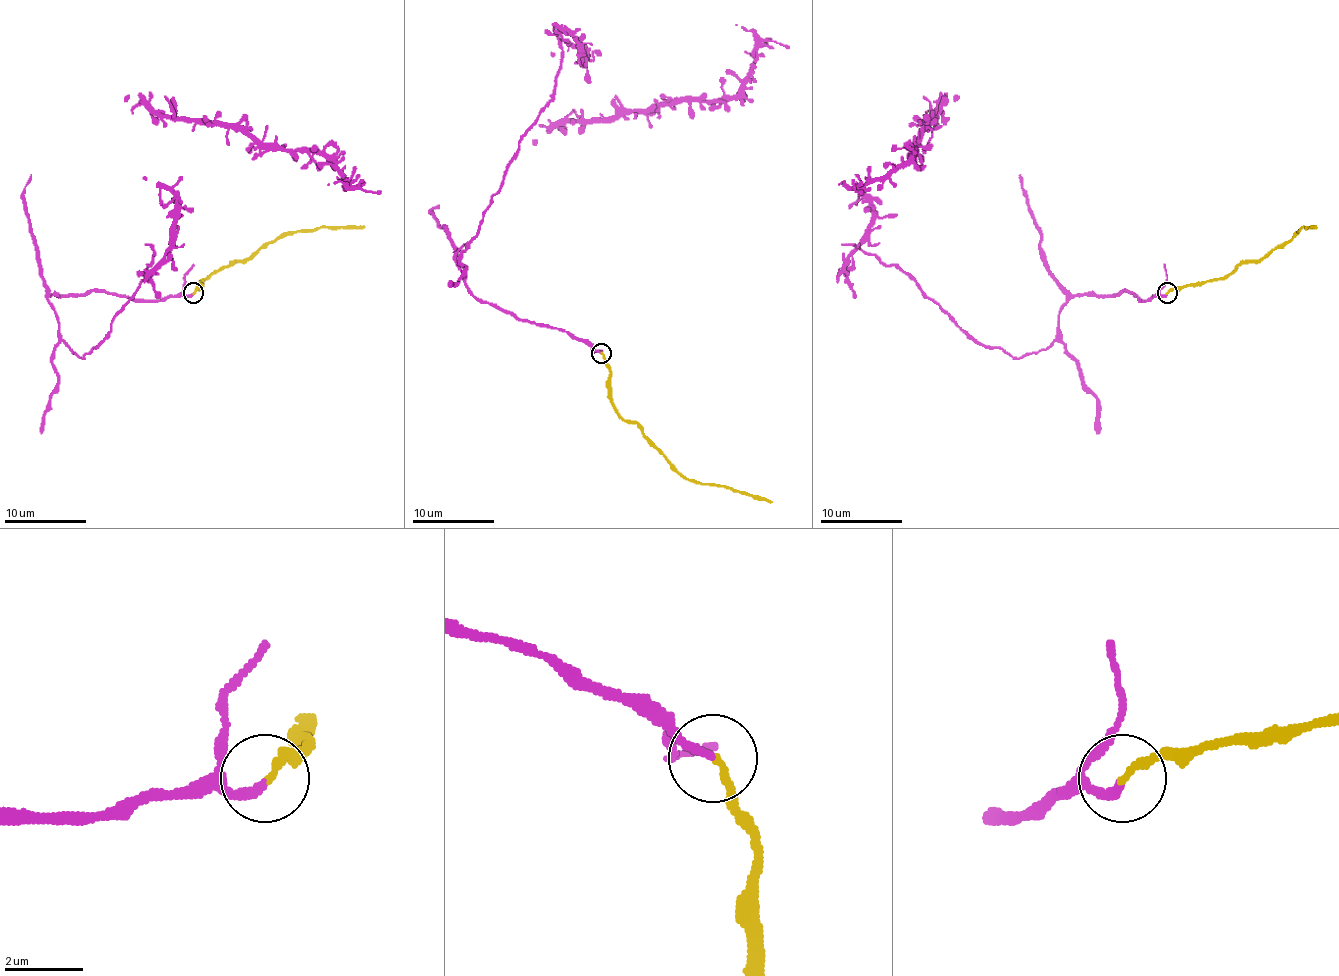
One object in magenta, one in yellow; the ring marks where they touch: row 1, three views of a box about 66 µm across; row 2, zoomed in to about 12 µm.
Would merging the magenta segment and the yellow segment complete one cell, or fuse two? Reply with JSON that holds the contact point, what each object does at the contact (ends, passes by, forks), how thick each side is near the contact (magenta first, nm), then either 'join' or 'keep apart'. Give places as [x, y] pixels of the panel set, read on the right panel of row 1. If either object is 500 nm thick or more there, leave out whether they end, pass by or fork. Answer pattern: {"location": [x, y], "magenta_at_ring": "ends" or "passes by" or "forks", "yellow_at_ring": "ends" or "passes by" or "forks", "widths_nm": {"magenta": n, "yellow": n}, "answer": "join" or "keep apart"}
{"location": [1167, 293], "magenta_at_ring": "ends", "yellow_at_ring": "ends", "widths_nm": {"magenta": 240, "yellow": 200}, "answer": "join"}

